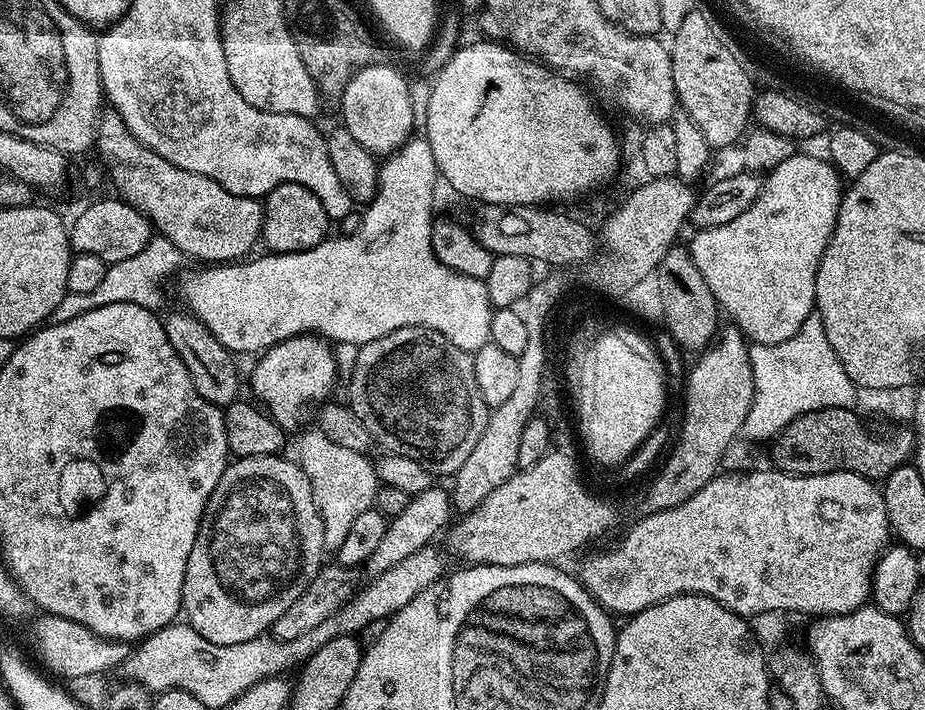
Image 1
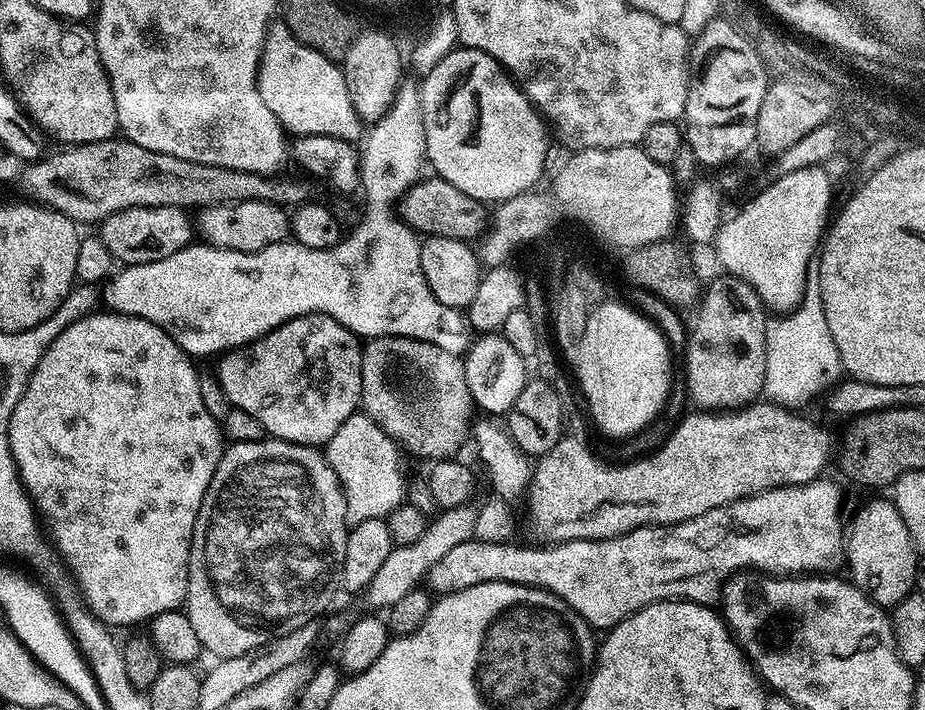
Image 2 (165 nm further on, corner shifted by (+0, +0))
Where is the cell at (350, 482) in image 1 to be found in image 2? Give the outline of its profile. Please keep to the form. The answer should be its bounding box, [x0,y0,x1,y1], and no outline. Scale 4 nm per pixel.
[328,410,408,524]

